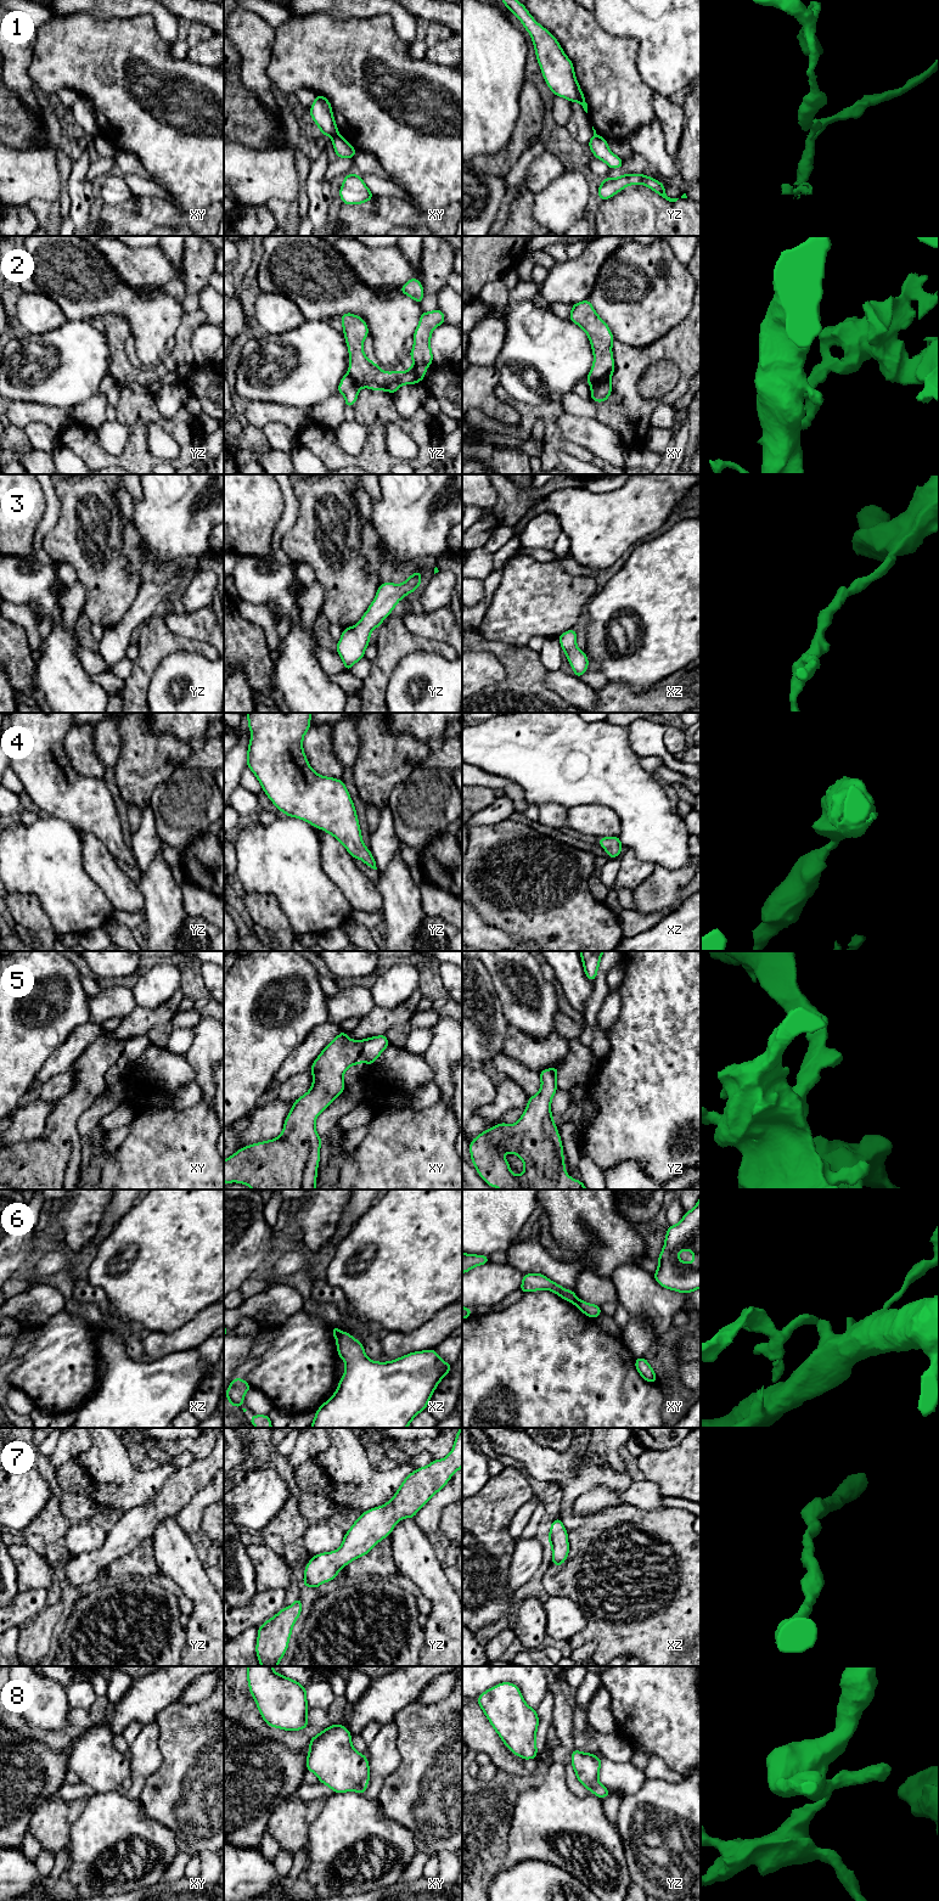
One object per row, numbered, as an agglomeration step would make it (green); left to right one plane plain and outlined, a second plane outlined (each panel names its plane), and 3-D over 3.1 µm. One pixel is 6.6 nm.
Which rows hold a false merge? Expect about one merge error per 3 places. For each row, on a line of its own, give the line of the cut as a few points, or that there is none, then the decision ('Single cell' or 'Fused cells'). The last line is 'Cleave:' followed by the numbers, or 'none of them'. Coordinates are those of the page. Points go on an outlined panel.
1: Split along xy (338, 134), (332, 138). Fused cells
2: Split along xy (609, 376), (590, 383). Fused cells
3: No split. Single cell
4: No split. Single cell
5: No split. Single cell
6: Split along xy (578, 1299), (574, 1304). Fused cells
7: No split. Single cell
8: Split along yz (597, 1782), (590, 1790). Fused cells
Cleave: 1, 2, 6, 8

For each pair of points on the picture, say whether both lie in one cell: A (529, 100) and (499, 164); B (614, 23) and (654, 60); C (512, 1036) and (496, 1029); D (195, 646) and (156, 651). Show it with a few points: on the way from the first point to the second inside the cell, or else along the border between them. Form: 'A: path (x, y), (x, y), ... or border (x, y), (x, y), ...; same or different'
A: path (529, 116), (529, 125), (515, 148); same
B: path (627, 23), (653, 48); same
C: border (509, 1024), (504, 1052); different
D: path (185, 645), (166, 645); same

